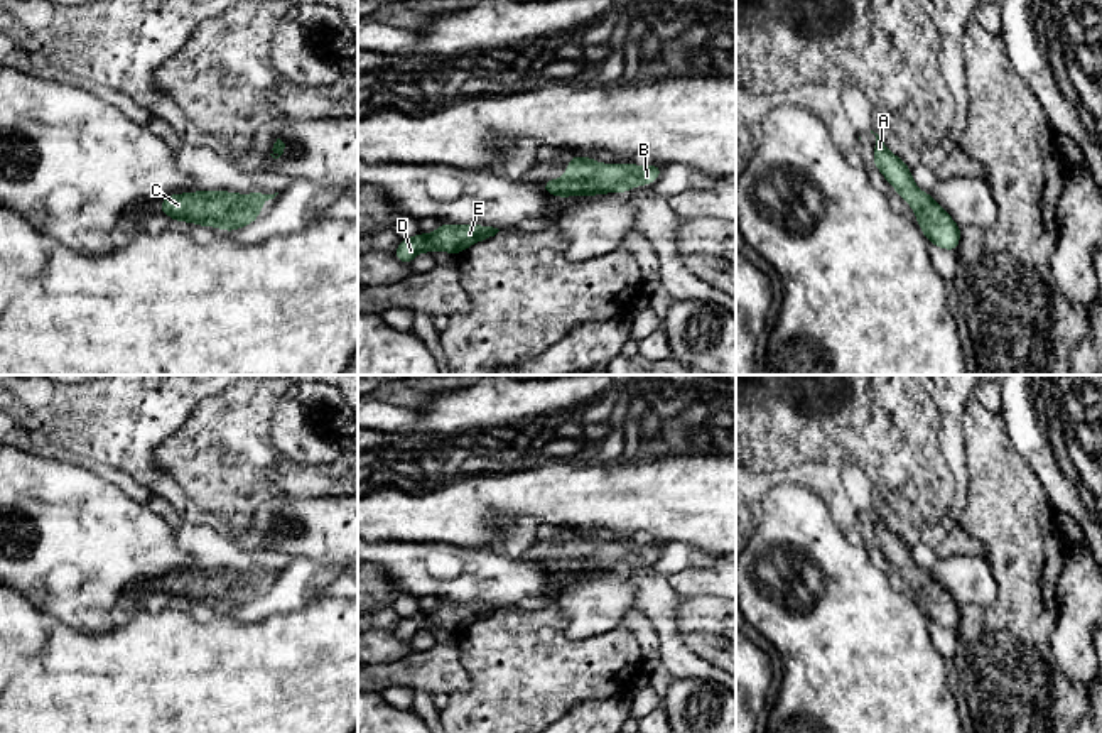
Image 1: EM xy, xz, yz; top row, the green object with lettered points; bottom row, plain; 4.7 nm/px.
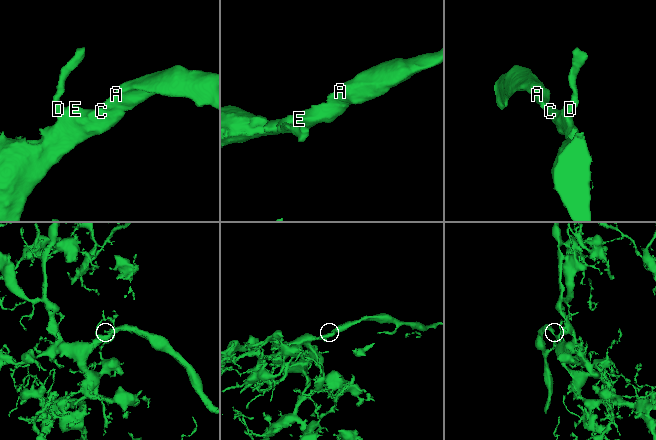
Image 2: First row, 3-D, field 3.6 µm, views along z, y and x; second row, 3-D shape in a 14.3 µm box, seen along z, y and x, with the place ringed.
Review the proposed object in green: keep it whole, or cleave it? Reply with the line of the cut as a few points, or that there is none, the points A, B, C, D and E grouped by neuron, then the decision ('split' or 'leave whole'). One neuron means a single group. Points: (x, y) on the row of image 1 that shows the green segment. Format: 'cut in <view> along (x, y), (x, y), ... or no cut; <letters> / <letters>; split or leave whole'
no cut; A B C D E; leave whole

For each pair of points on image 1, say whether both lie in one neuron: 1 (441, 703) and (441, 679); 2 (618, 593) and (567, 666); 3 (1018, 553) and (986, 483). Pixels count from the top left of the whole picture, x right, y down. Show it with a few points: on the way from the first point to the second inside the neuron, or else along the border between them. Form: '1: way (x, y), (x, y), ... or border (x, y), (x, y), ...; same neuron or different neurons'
1: border (448, 694), (434, 696); different neurons
2: border (620, 625), (591, 637), (567, 637), (561, 630); different neurons
3: way (1018, 536), (1018, 526), (1003, 500); same neuron

